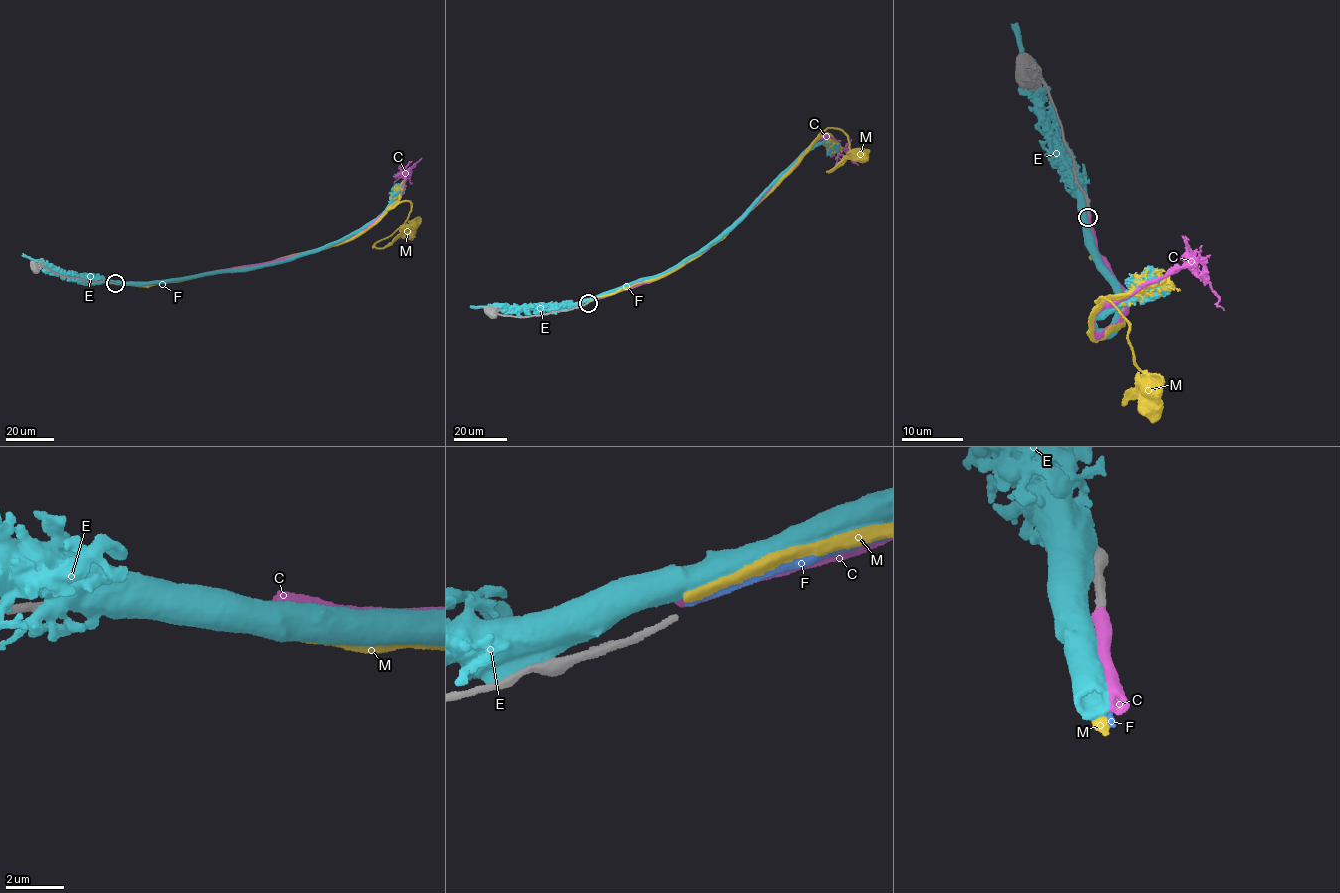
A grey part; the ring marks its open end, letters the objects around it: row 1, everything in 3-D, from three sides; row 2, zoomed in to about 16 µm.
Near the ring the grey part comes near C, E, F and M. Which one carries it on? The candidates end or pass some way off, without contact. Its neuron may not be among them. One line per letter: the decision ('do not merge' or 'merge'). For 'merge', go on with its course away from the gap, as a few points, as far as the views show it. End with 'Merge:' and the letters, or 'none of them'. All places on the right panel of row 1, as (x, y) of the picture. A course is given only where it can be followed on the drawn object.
C: do not merge
E: do not merge
F: do not merge
M: do not merge
Merge: none of them

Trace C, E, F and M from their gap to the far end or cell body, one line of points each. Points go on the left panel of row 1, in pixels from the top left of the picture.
C: (116, 282), (176, 280), (267, 263), (326, 246), (357, 235), (392, 208), (409, 170), (412, 184)
E: (116, 283), (252, 269), (285, 261), (362, 230), (388, 208), (403, 181)
F: (116, 283), (170, 282)
M: (116, 283), (186, 279), (320, 249), (357, 237), (386, 210), (407, 200), (411, 211), (403, 225), (409, 234)

